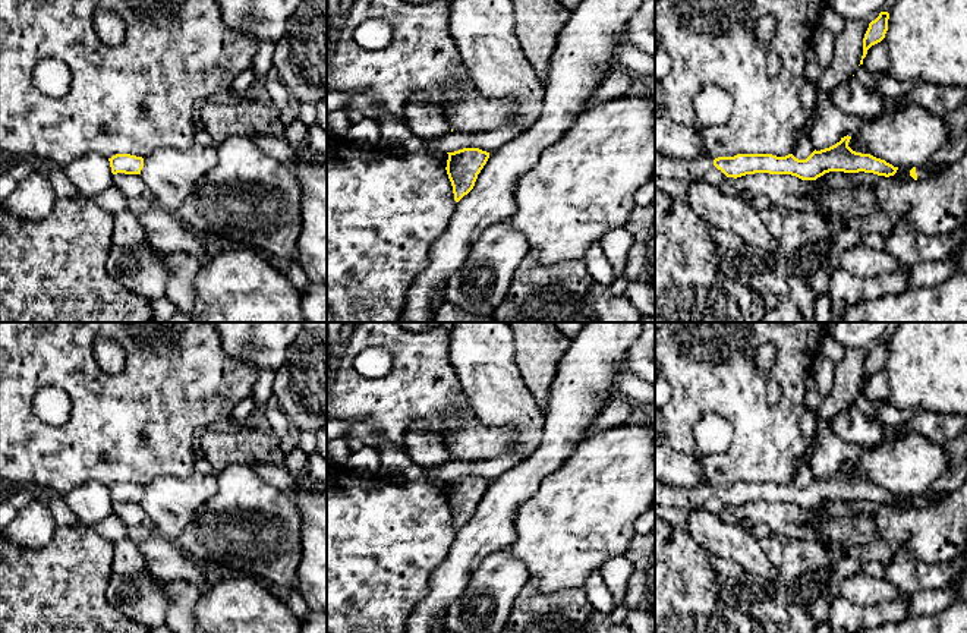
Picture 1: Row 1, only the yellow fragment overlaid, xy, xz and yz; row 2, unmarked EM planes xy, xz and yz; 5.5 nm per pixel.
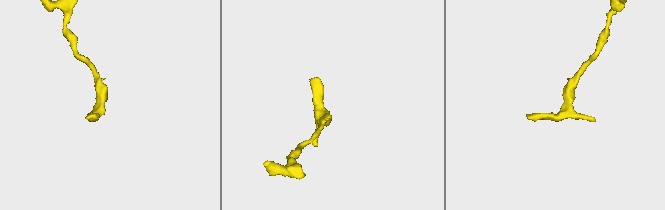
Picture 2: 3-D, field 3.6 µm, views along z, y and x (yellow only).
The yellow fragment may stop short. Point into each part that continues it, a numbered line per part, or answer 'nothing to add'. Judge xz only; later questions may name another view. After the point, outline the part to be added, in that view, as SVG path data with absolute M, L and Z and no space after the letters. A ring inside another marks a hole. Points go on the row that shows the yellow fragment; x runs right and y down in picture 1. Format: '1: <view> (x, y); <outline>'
nothing to add

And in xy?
nothing to add

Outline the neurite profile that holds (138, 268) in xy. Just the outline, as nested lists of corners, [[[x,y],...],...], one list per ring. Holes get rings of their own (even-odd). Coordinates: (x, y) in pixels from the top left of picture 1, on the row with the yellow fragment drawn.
[[[113,245],[105,270],[122,287],[149,300],[157,300],[166,293],[168,270],[151,245]]]

